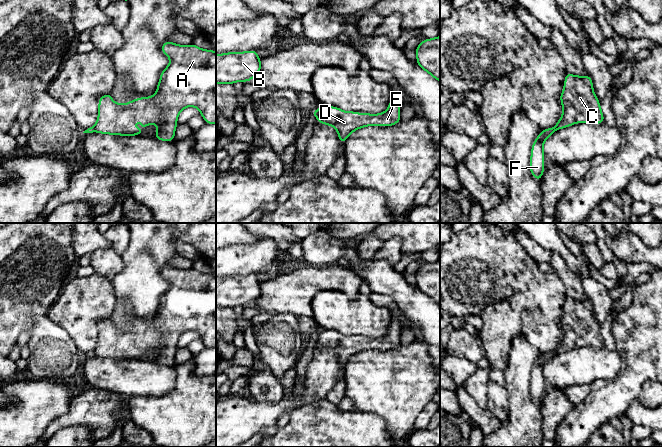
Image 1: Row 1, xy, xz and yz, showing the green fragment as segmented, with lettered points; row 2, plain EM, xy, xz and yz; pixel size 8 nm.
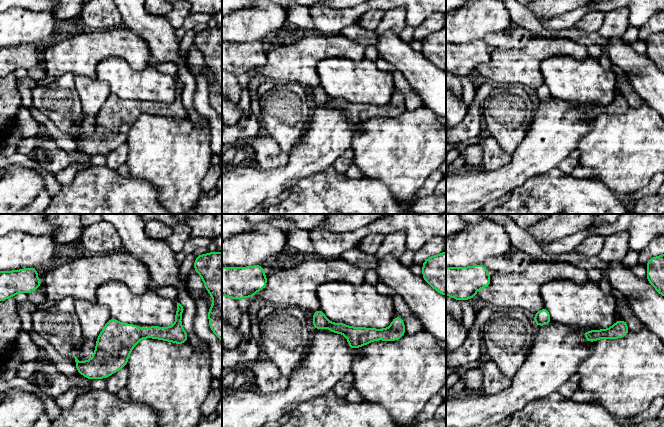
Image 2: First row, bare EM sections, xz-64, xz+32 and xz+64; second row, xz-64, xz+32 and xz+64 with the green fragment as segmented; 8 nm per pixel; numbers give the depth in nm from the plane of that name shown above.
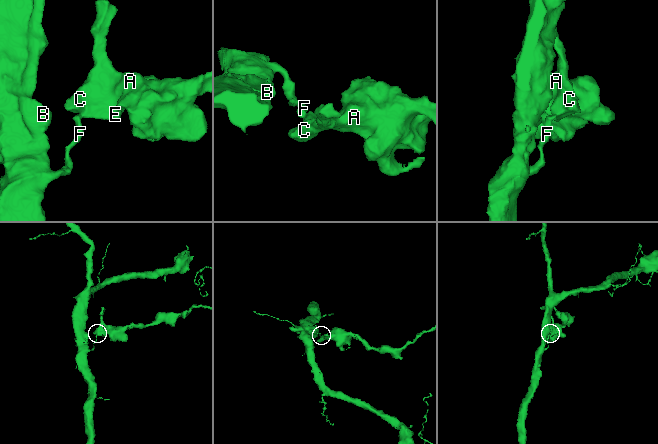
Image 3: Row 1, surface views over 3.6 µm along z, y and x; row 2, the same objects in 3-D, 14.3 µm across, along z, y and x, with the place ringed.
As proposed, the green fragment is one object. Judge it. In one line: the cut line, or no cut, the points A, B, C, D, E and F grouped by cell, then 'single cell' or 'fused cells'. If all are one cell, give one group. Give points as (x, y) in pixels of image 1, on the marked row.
cut yz (552, 127), (555, 130); groups A C D E / B F; fused cells

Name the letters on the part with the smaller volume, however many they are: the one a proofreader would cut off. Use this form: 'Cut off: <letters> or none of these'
Cut off: A, C, D, E

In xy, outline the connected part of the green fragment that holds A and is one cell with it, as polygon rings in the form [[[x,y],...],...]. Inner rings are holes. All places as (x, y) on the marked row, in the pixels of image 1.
[[[170,41],[164,42],[161,50],[170,58],[170,64],[160,75],[156,93],[152,97],[135,98],[126,104],[115,103],[111,98],[111,92],[105,94],[98,101],[98,118],[94,126],[96,132],[123,136],[143,136],[145,126],[157,124],[158,128],[153,138],[172,142],[177,127],[177,118],[180,112],[188,106],[198,108],[206,124],[216,124],[216,51],[201,49],[194,44],[182,46]],[[136,119],[140,120],[143,124],[138,132],[135,127]]]

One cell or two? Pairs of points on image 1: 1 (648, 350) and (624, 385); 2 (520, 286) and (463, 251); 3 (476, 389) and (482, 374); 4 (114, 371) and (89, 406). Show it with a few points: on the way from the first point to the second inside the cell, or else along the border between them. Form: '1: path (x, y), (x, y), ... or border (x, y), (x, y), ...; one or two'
1: path (643, 359), (632, 376); one
2: path (507, 272), (477, 257); one
3: path (476, 385), (480, 378); one
4: border (92, 387), (113, 391), (123, 397); two

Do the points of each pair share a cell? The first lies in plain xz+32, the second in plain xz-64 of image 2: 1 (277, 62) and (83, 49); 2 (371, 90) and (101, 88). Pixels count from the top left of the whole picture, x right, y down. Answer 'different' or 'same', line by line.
1: same
2: different

